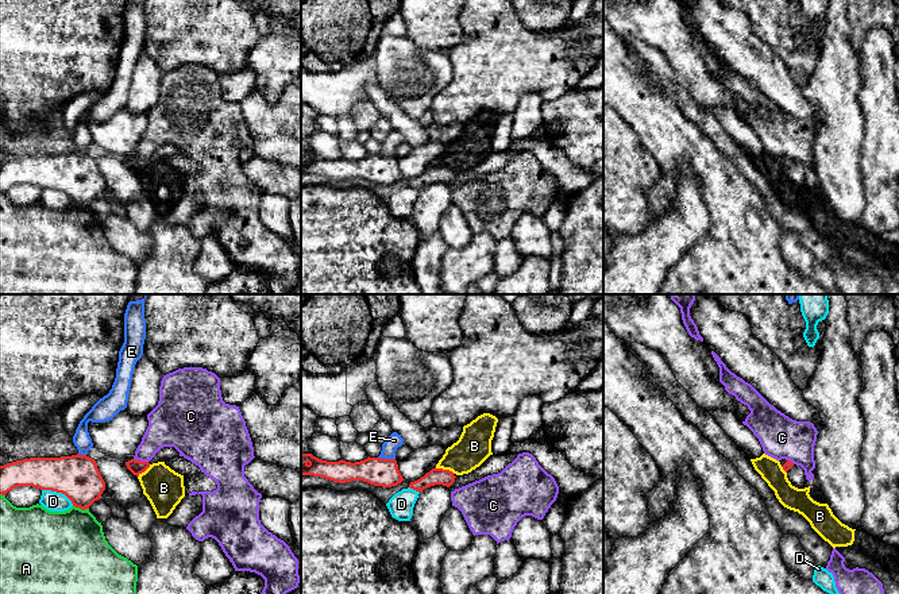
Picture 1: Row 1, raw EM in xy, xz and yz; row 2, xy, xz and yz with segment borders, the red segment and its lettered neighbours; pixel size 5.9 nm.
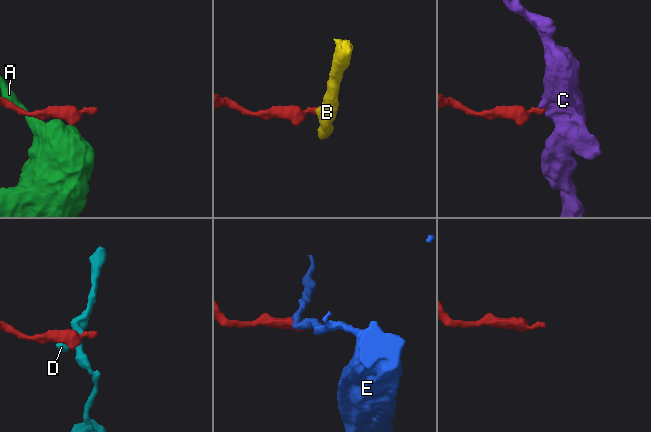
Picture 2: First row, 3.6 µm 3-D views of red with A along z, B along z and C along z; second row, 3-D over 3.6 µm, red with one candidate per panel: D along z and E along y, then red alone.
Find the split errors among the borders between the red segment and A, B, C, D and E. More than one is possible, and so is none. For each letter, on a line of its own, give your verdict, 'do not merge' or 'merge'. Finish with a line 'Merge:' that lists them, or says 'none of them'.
A: do not merge
B: do not merge
C: do not merge
D: do not merge
E: do not merge
Merge: none of them

